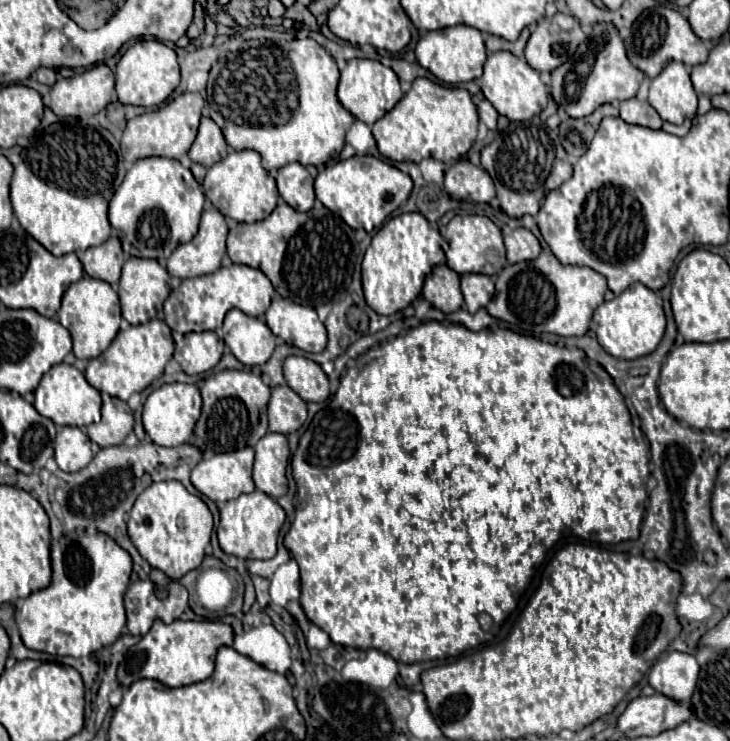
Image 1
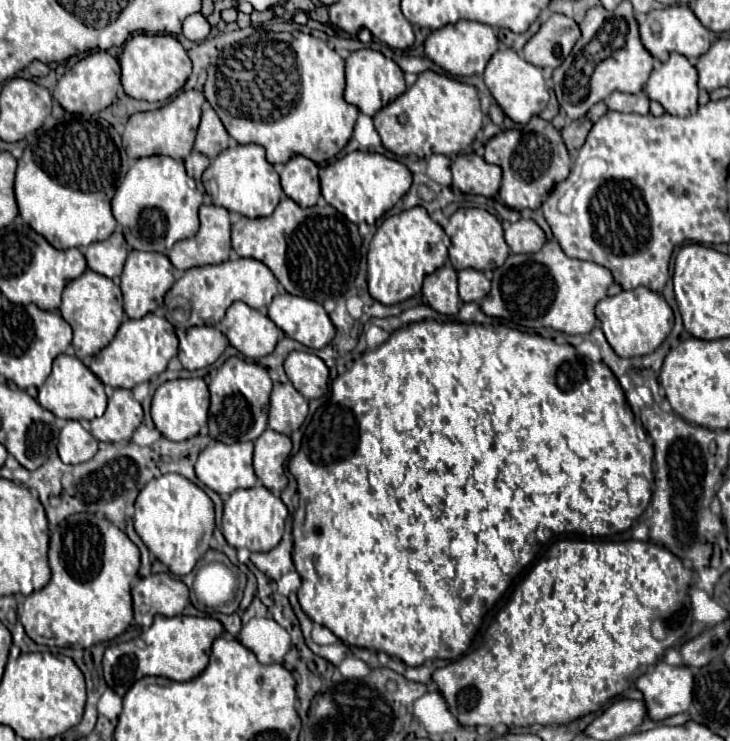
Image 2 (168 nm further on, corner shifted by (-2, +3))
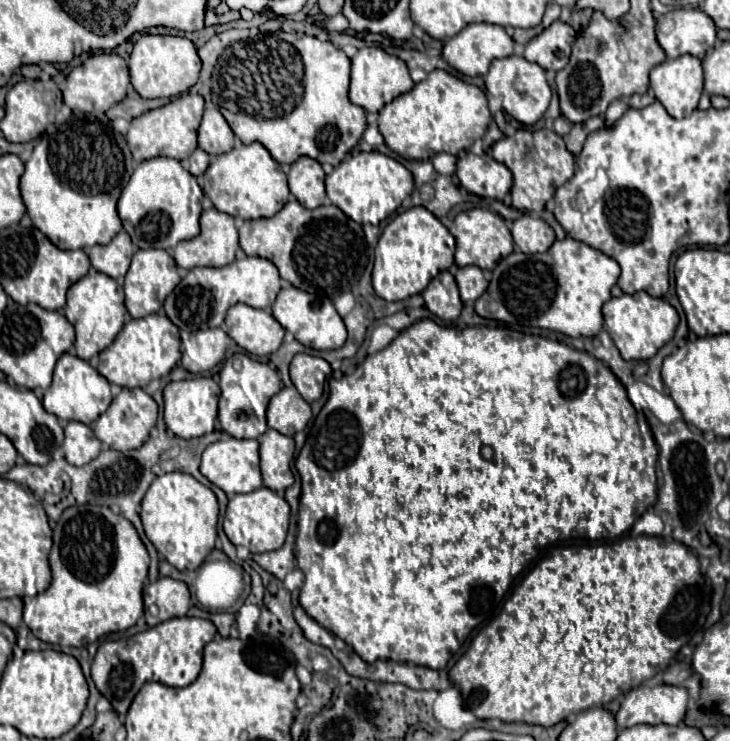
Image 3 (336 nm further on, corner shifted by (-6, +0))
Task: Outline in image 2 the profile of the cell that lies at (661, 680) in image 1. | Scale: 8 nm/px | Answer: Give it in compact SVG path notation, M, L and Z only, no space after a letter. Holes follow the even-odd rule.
M659 660L647 674L643 674L635 688L643 692L647 704L647 720L663 722L669 716L687 712L693 702L693 674L687 666L669 666Z

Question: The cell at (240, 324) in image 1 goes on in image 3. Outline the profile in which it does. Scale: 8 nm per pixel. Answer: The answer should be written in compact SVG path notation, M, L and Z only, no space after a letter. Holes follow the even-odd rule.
M237 303L227 311L221 329L227 331L227 335L239 347L255 357L275 353L285 335L285 329L273 319L269 311L253 309L245 303Z

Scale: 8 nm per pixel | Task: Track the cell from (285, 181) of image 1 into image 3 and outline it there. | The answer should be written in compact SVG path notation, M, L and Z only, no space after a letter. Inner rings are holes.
M311 157L297 159L289 169L289 189L297 197L297 201L307 207L315 209L321 207L327 199L325 195L325 173L319 161Z

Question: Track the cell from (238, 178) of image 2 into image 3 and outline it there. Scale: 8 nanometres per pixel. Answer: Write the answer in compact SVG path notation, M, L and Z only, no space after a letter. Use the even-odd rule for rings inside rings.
M261 143L241 145L231 149L227 155L215 157L205 171L203 191L219 211L243 219L273 217L277 211L281 211L289 197L287 177L281 171L281 165Z

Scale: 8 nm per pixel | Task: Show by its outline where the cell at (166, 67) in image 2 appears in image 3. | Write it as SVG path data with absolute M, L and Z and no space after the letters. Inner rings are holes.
M141 35L129 55L131 85L143 99L171 99L191 89L201 71L201 59L195 45L177 35Z

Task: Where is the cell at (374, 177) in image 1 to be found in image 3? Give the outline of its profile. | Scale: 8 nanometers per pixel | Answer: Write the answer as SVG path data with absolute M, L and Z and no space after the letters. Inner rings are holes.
M369 151L369 153L357 153L341 161L335 167L335 171L327 175L325 187L331 203L337 205L355 223L379 225L397 211L397 207L403 203L407 195L411 195L413 177L399 161L379 151Z

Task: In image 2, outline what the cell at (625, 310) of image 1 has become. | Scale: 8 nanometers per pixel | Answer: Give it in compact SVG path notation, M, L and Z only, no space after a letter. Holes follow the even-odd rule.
M639 286L635 290L623 290L615 296L603 298L597 304L595 314L601 322L607 342L611 344L615 354L621 358L651 354L667 338L667 334L673 328L673 310L665 302L665 298L643 286Z

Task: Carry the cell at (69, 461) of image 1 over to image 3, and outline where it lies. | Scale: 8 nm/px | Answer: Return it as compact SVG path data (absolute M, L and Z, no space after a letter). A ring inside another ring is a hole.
M69 421L65 427L65 443L63 443L63 453L65 459L71 465L85 465L93 461L101 451L101 441L95 437L95 433L77 421Z

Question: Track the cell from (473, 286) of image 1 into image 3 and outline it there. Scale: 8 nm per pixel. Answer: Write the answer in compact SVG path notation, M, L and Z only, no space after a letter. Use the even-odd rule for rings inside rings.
M461 267L455 279L457 279L463 301L477 301L479 295L483 295L483 291L487 291L489 287L489 281L485 279L479 267Z

